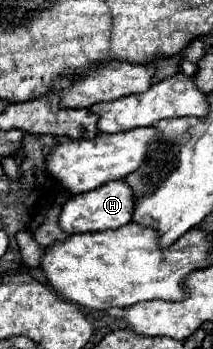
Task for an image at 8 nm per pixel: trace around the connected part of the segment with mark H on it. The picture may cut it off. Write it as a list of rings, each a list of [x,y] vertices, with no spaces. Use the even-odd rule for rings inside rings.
[[[109,181],[101,185],[99,189],[73,195],[59,215],[59,227],[73,235],[73,233],[87,233],[87,231],[107,231],[117,229],[133,221],[133,209],[135,209],[135,193],[125,181]]]

